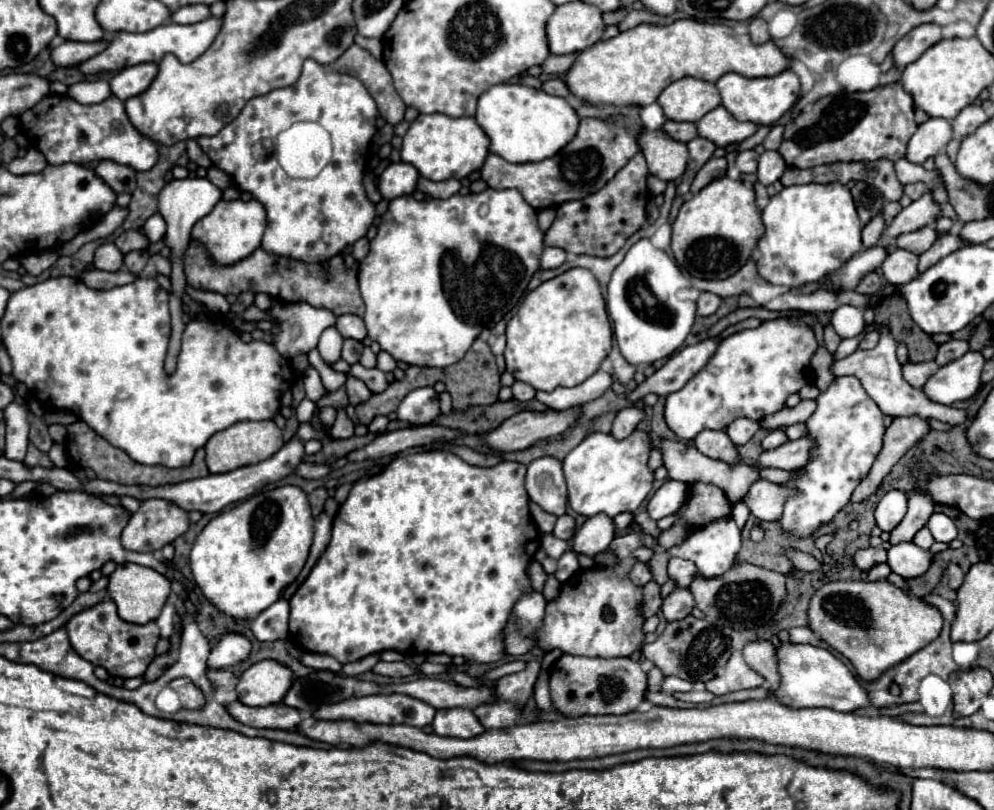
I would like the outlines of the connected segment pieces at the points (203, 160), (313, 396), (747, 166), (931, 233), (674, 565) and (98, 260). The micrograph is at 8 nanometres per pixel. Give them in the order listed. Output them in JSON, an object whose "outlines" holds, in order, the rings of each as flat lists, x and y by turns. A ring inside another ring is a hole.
{"outlines":[[[194,139,186,141,186,145,188,145,188,157,190,157,190,161,194,161,196,165,206,167,206,169,212,165,212,163,210,163,210,159,208,159,208,155,198,147,198,143,196,143]],[[308,367,304,371,304,389,306,389,306,397,310,401,318,401,322,395,326,395,326,389,322,387,322,381,320,381,320,375,314,367]],[[742,151,736,157,736,167,742,173,754,173,758,167,758,153,756,151]],[[922,227,918,231,912,231,912,233,904,233,898,237,898,247,900,249,906,249,914,255,922,255,924,251,928,251,932,247,932,243,936,241,936,229,934,227]],[[674,557,668,563,668,577,674,581,676,589,688,589,692,583,692,575,694,575,694,565,686,563,686,559]],[[114,243,100,245,94,255,94,267,102,271,118,271,124,263,124,255,116,249]]]}

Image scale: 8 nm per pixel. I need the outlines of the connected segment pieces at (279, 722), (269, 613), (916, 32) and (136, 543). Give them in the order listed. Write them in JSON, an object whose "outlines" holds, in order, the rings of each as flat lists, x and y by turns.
{"outlines":[[[238,701,228,705,230,715,238,719,244,725,250,727,266,727,266,729,284,729,284,731,296,731,302,723,302,717,292,707,286,707,284,703,268,705,268,707,246,707]],[[280,599,270,609,262,611,252,623,250,629,258,641,278,641,288,639,288,613,290,605,286,599]],[[922,25,912,29,906,37,902,37,894,49,892,49,892,63,898,71,904,71,904,67,912,61,916,61,928,47,938,43,942,39,938,25]],[[146,499,122,531,122,547,154,553,188,531,188,513,164,499]]]}

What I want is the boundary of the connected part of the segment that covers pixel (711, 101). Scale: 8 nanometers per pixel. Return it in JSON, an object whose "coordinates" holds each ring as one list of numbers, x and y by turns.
{"coordinates":[[684,77,670,83,658,97,666,119,672,121,700,121,708,111,720,105,720,93,714,83]]}

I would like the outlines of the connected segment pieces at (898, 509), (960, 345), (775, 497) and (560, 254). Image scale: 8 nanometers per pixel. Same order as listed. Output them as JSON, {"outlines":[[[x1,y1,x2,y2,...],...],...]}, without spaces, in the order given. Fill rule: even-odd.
{"outlines":[[[888,491,876,507,876,525,882,531,892,531,906,515,908,495,904,491]],[[946,341,940,345,938,349,938,357,936,357,936,363,938,367,950,363,950,361,956,361,960,359,964,353,968,351,968,343,966,341]],[[756,481,750,491,744,495,744,503,762,521,776,521,778,515,782,515,782,485,770,483,770,481]],[[544,247,540,255,540,269,556,269,566,261,566,251,558,247]]]}

